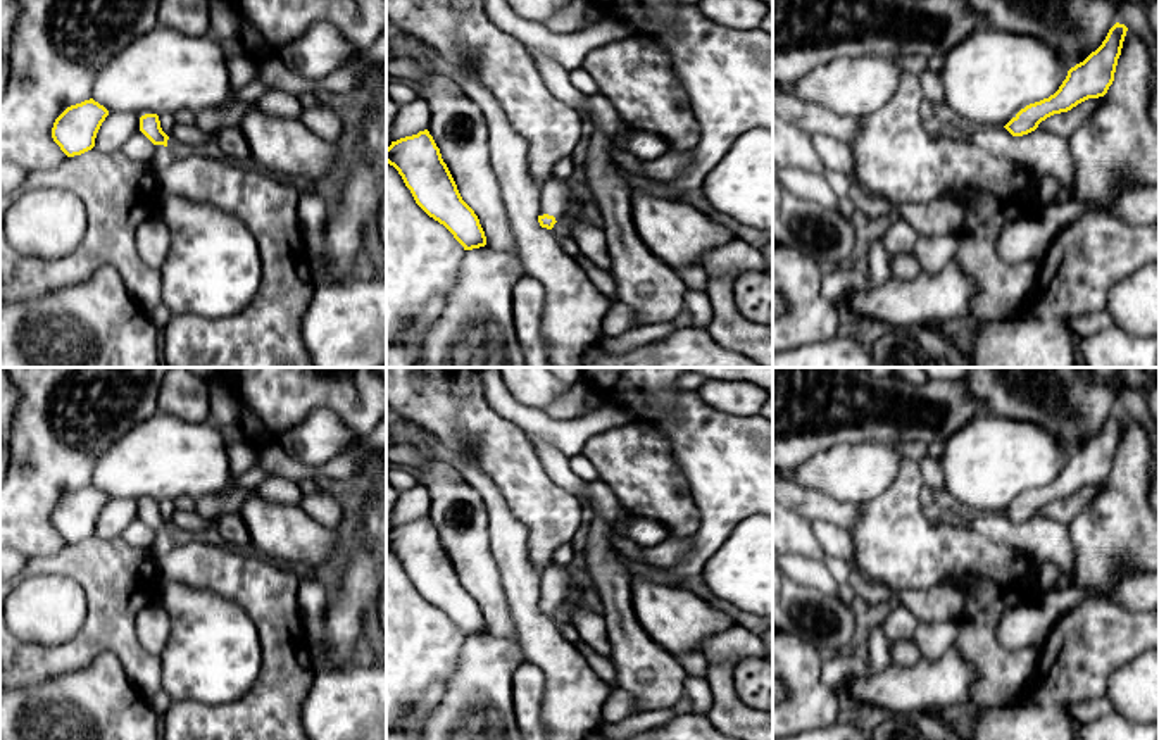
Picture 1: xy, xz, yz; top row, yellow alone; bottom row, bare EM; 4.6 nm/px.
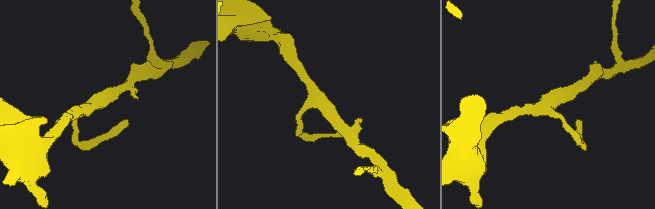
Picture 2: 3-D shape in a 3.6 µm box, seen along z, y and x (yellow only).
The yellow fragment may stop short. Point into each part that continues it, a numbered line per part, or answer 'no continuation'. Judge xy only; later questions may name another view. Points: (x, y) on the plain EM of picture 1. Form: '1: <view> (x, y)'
1: xy (162, 544)

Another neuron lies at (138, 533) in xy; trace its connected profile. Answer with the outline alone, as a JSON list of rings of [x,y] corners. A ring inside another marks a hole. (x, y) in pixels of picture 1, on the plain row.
[[[138,516],[121,533],[121,538],[133,547],[152,550],[155,531]]]

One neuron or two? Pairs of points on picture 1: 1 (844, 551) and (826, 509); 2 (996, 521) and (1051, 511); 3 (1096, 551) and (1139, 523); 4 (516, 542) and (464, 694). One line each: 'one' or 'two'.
1: two
2: two
3: one
4: two

